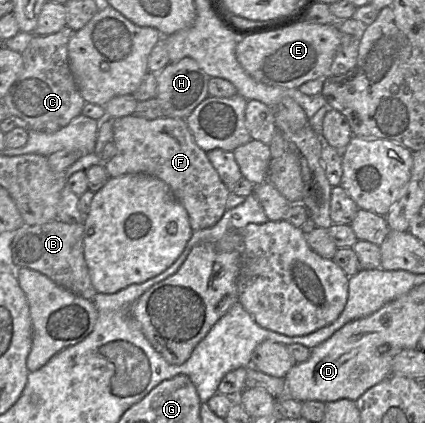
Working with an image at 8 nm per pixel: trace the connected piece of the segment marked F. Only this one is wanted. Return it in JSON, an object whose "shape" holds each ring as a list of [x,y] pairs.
{"shape":[[[133,114],[115,118],[113,142],[115,156],[102,163],[109,177],[145,174],[163,181],[187,211],[193,231],[210,228],[222,218],[230,191],[210,163],[207,152],[196,144],[185,119],[146,119]]]}

